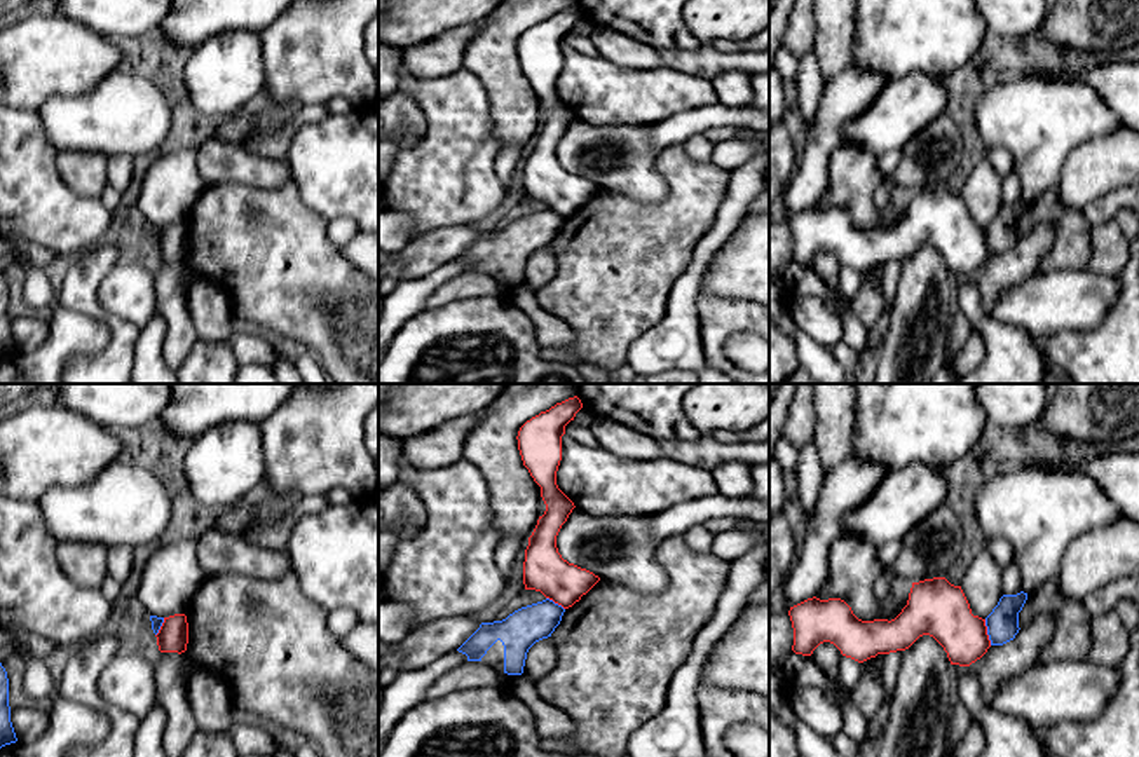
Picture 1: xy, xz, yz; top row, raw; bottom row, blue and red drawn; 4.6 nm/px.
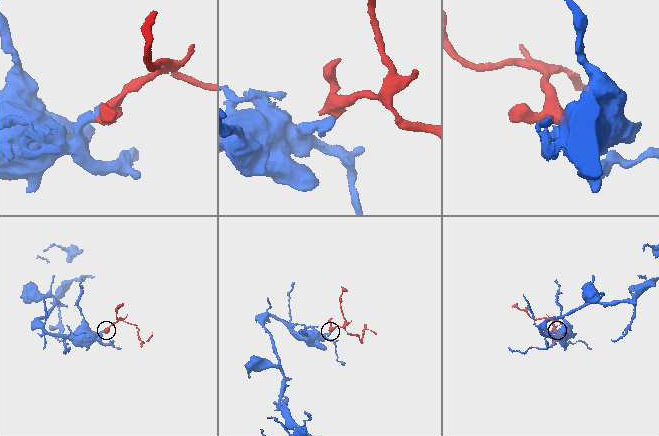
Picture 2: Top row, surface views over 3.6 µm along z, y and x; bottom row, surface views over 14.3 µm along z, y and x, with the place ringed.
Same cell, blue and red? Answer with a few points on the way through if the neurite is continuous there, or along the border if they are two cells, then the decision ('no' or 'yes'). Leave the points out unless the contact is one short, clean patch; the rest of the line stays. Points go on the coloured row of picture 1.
along yz (984, 620), (991, 644) | no

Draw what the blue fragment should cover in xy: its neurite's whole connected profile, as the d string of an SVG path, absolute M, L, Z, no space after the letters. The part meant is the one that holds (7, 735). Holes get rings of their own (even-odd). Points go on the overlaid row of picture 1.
M0 663L0 748L16 741L17 738L10 722L9 679Z

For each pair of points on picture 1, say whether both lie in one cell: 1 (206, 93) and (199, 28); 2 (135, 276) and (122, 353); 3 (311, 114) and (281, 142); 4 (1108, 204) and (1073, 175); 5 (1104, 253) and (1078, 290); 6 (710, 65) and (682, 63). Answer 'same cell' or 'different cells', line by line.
1: different cells
2: different cells
3: same cell
4: different cells
5: different cells
6: same cell

